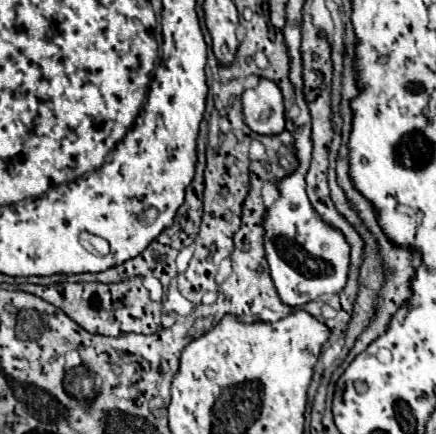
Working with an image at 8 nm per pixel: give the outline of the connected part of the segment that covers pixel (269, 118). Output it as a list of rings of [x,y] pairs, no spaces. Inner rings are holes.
[[[261,78],[259,86],[243,92],[245,124],[261,136],[277,136],[285,130],[283,96],[277,84]]]

